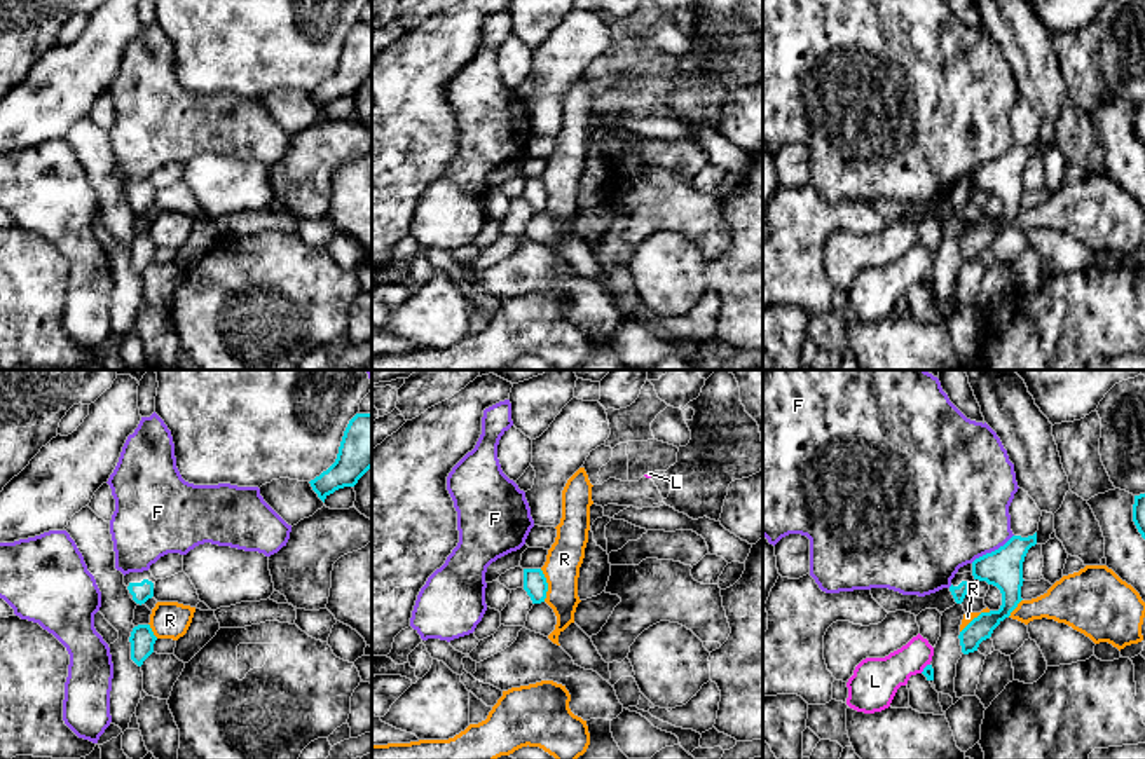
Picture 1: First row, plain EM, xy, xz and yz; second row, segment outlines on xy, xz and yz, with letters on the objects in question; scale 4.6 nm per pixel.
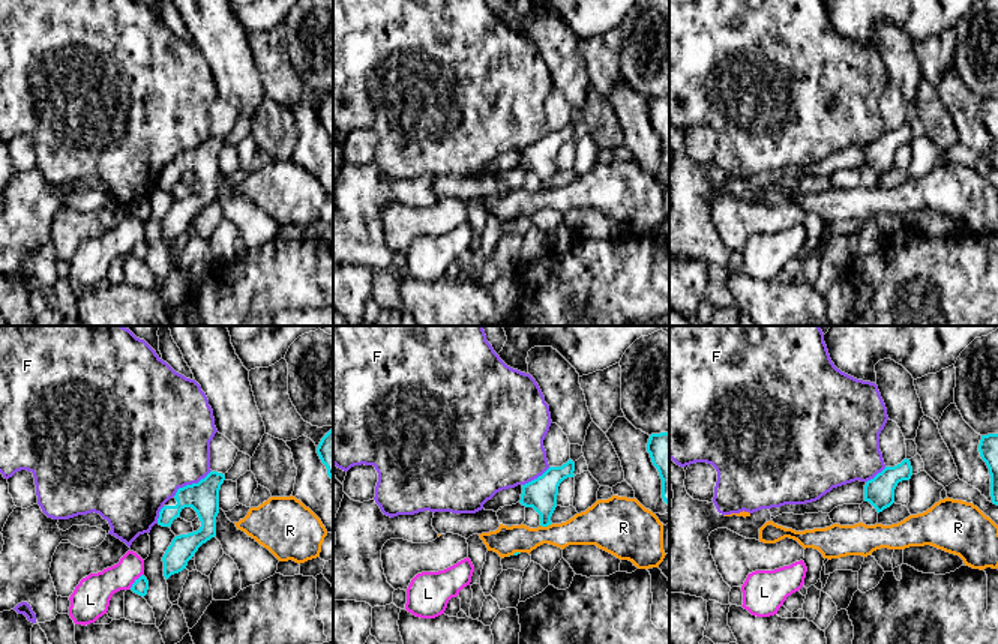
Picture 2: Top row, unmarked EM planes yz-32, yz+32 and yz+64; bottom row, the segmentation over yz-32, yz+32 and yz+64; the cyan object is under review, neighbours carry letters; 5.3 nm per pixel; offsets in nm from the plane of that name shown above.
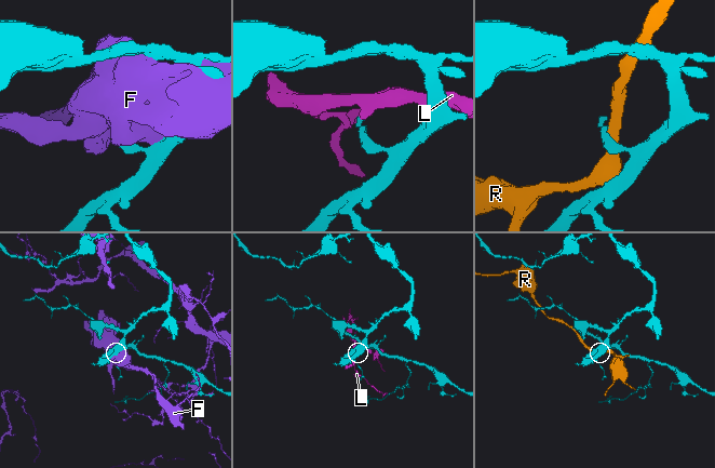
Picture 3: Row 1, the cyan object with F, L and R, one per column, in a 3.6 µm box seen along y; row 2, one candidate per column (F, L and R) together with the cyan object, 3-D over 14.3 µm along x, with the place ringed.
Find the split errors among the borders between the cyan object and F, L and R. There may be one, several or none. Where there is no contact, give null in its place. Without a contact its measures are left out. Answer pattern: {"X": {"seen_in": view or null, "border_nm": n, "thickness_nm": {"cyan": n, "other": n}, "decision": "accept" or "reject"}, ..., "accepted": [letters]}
{"F": {"seen_in": "yz", "border_nm": 240, "thickness_nm": {"cyan": 180, "other": 480}, "decision": "reject"}, "L": {"seen_in": "yz", "border_nm": 60, "thickness_nm": {"cyan": 50, "other": 220}, "decision": "reject"}, "R": {"seen_in": "xz", "border_nm": 150, "thickness_nm": {"cyan": 110, "other": 160}, "decision": "reject"}, "accepted": []}

